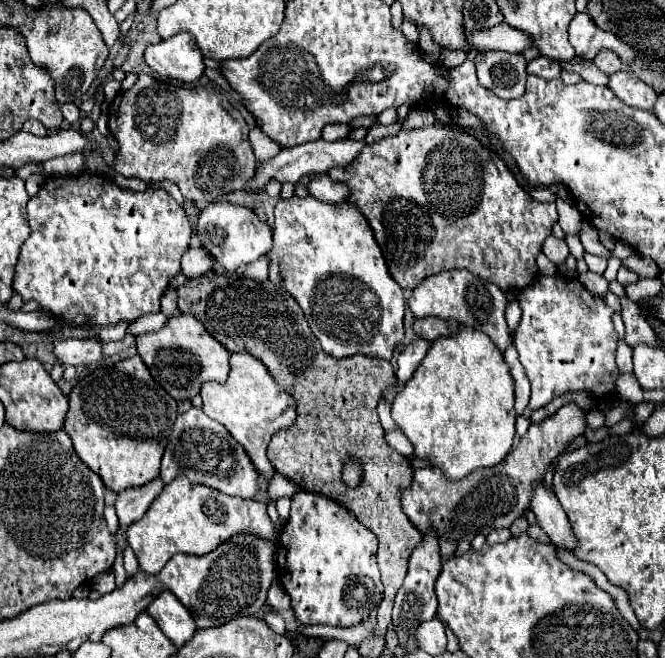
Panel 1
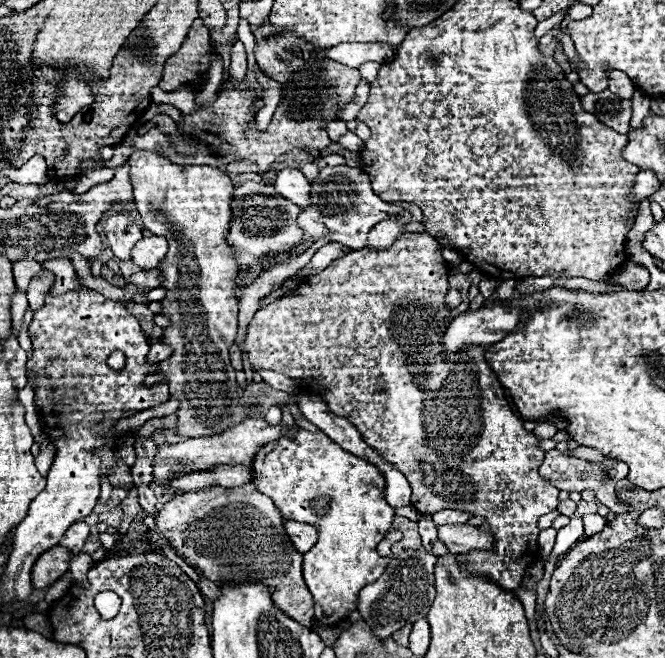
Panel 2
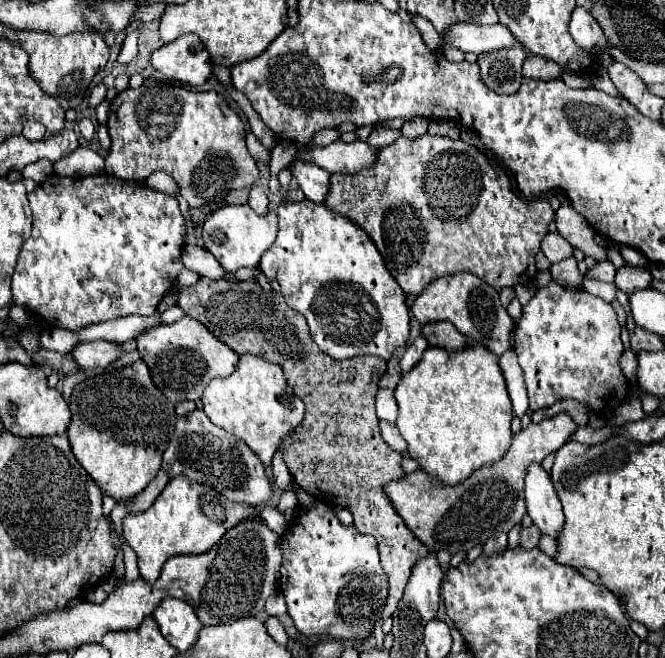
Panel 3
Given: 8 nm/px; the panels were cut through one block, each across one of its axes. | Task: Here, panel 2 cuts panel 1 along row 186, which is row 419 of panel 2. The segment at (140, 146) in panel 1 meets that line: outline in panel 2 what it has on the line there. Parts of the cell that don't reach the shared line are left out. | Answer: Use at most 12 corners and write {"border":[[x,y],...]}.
{"border":[[158,152],[130,158],[134,202],[170,250],[164,342],[146,376],[178,434],[240,424],[226,232],[234,182]]}

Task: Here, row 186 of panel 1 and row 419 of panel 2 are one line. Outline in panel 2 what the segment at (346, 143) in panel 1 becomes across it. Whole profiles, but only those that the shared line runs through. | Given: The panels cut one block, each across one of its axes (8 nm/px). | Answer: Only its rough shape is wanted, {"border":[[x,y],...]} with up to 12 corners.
{"border":[[246,418],[218,436],[160,444],[154,476],[168,480],[186,460],[250,468],[264,444],[292,430]]}

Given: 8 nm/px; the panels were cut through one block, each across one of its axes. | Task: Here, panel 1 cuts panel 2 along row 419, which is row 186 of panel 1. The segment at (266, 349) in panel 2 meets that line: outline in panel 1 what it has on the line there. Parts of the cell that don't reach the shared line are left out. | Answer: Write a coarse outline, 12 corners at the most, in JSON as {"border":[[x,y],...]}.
{"border":[[462,130],[330,170],[402,288],[530,286],[558,216]]}

